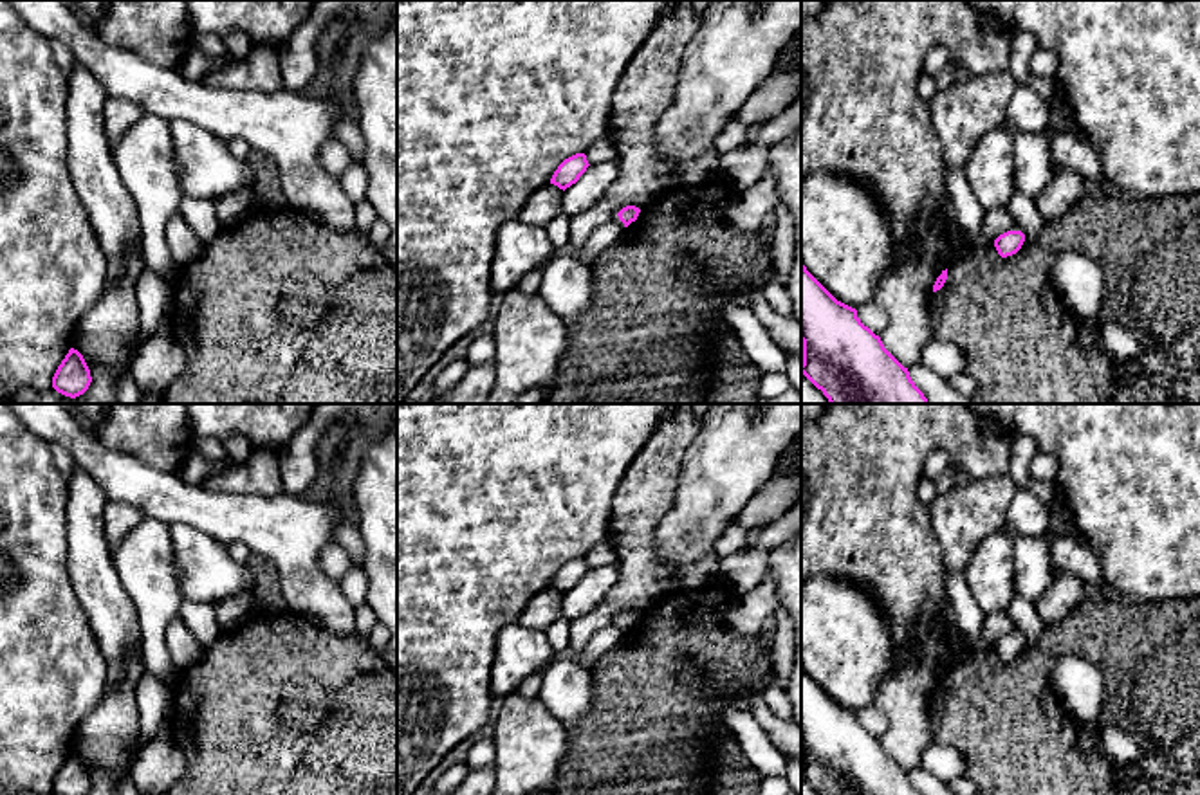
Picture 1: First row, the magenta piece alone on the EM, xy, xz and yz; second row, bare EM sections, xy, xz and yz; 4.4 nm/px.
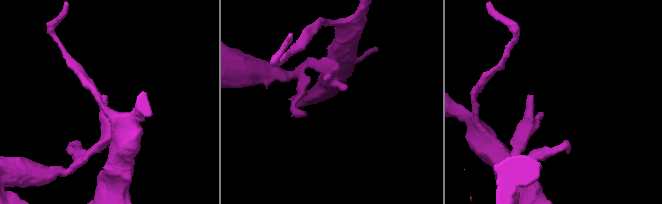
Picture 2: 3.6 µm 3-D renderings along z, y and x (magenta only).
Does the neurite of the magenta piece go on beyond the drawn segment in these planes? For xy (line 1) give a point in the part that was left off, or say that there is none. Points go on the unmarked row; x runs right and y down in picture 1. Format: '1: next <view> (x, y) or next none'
1: next none

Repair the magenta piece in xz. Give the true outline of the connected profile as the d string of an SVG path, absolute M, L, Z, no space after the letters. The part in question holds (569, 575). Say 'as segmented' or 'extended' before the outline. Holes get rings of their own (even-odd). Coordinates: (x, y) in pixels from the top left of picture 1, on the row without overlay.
as segmented | M576 557L565 562L558 573L554 575L550 588L558 589L559 593L567 593L579 584L579 580L586 575L588 564L585 557Z

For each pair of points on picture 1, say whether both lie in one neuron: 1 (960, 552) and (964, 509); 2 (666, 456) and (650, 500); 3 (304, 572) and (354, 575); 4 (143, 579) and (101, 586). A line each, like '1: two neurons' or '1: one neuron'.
1: one neuron
2: one neuron
3: two neurons
4: two neurons

